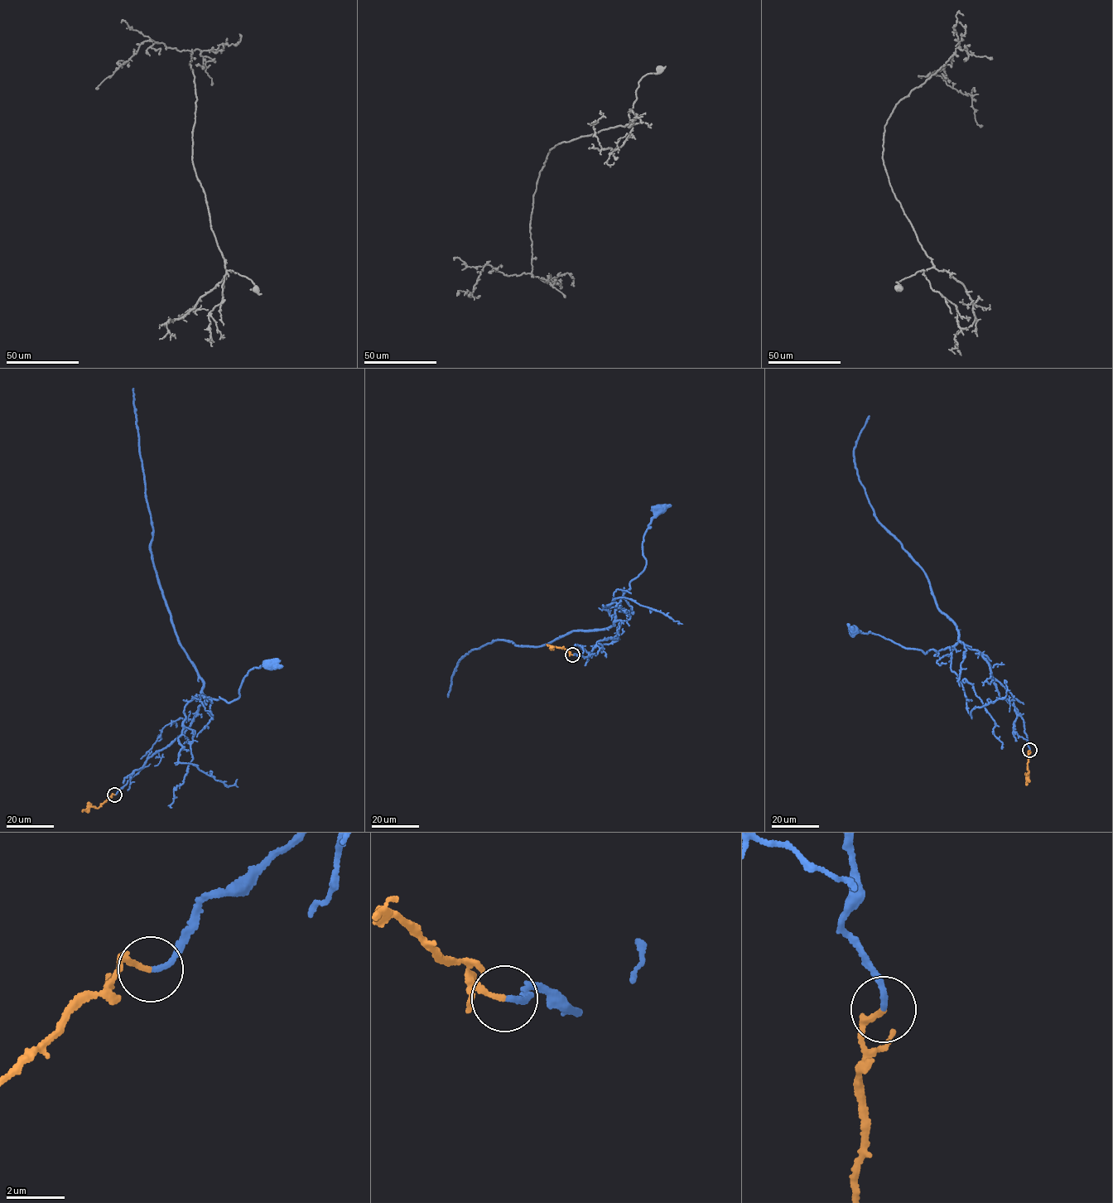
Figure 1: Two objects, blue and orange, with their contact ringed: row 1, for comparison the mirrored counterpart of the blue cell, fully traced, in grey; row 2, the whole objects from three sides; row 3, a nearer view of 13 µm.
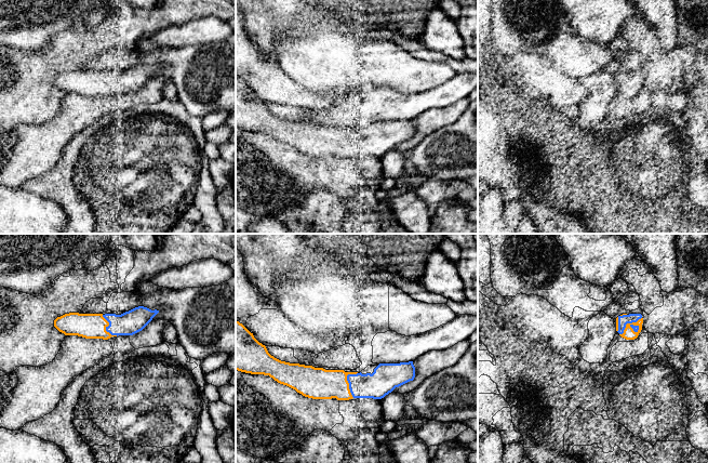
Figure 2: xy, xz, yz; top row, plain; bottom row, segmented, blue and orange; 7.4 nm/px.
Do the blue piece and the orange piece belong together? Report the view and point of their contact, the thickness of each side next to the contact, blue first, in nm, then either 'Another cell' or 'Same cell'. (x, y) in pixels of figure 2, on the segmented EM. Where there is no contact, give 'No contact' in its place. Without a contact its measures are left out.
Touches blue at yz (628, 322). Thickness 80 nm (blue) against 80 nm. Same cell

